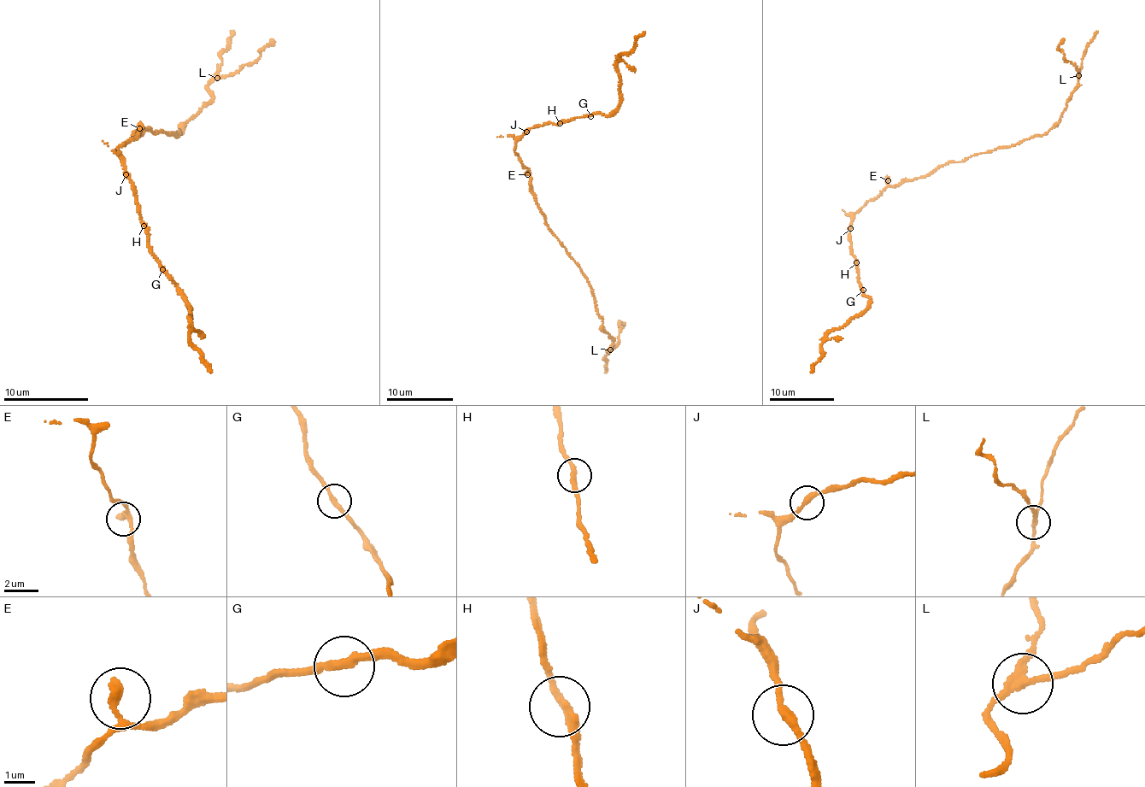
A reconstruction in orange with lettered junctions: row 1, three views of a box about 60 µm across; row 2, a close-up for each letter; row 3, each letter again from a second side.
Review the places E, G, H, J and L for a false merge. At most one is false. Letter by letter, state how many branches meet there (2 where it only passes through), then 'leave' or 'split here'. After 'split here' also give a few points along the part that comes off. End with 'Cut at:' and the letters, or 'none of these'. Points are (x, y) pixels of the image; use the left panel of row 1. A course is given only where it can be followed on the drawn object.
E: 2 | leave
G: 2 | leave
H: 2 | leave
J: 2 | leave
L: 3 | split here | (217, 78), (252, 62), (261, 56), (261, 50), (275, 42)
Cut at: L

